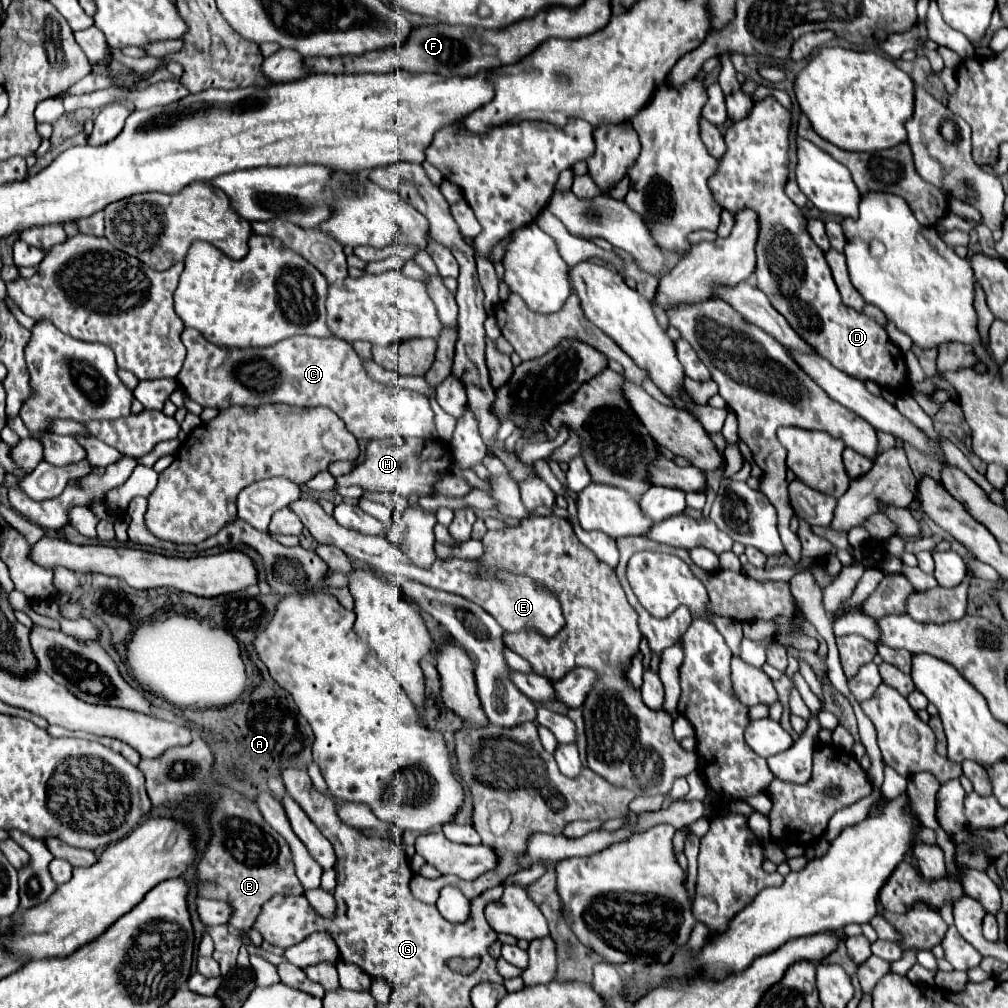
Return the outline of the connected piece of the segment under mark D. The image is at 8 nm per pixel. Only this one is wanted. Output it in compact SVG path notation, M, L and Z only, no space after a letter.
M772 96L754 102L750 114L740 122L730 122L724 134L728 150L718 160L714 176L708 180L714 200L732 214L746 208L756 212L760 226L756 240L758 288L768 294L772 306L792 322L794 330L802 338L808 338L808 342L820 350L820 356L842 372L862 380L870 378L882 388L904 390L908 372L904 356L900 362L900 348L872 318L844 306L832 282L824 250L808 236L808 220L784 194L790 164L790 126L790 112Z

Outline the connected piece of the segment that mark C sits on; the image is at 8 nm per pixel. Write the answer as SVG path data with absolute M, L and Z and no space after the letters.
M186 328L182 334L182 342L186 346L186 360L178 374L178 382L188 392L192 400L196 400L200 406L208 408L228 408L232 404L240 406L262 406L268 402L284 402L290 406L326 406L334 410L346 424L346 428L356 438L377 439L392 438L392 436L424 436L424 438L436 438L436 426L434 426L434 412L430 406L428 396L422 392L400 388L400 386L388 386L372 380L354 352L354 348L348 342L342 342L338 338L308 338L308 336L296 336L288 338L284 342L278 342L276 346L268 348L240 348L240 350L228 350L220 346L212 346L198 330Z

